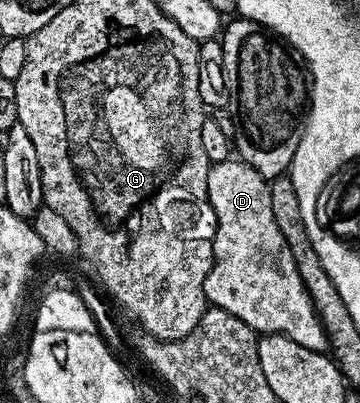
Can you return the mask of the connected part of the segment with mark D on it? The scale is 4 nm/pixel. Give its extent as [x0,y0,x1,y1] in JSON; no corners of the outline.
[205,156,329,351]

